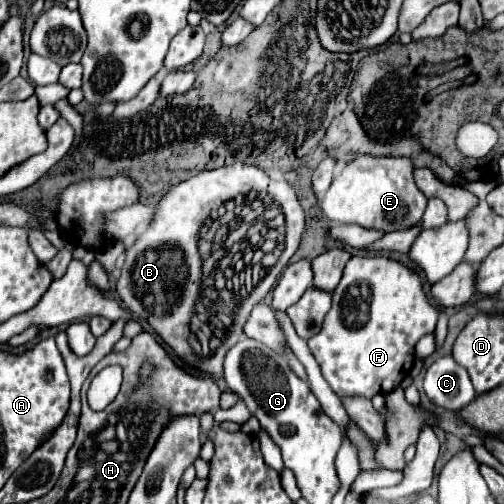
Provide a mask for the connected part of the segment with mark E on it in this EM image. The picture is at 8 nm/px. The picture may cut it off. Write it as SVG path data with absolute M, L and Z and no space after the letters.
M361 154L349 162L335 178L327 194L323 196L321 208L331 222L359 224L365 228L379 228L395 232L417 224L423 218L427 206L425 194L413 180L413 160L405 156L373 156Z

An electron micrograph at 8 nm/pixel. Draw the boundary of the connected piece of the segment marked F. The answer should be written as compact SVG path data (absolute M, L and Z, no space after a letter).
M383 254L353 256L345 266L339 286L333 290L333 306L325 316L325 324L321 332L309 340L309 348L321 366L323 378L339 398L361 396L371 400L377 394L389 394L409 376L415 364L415 344L423 334L433 332L435 324L437 308L429 302L417 270Z

